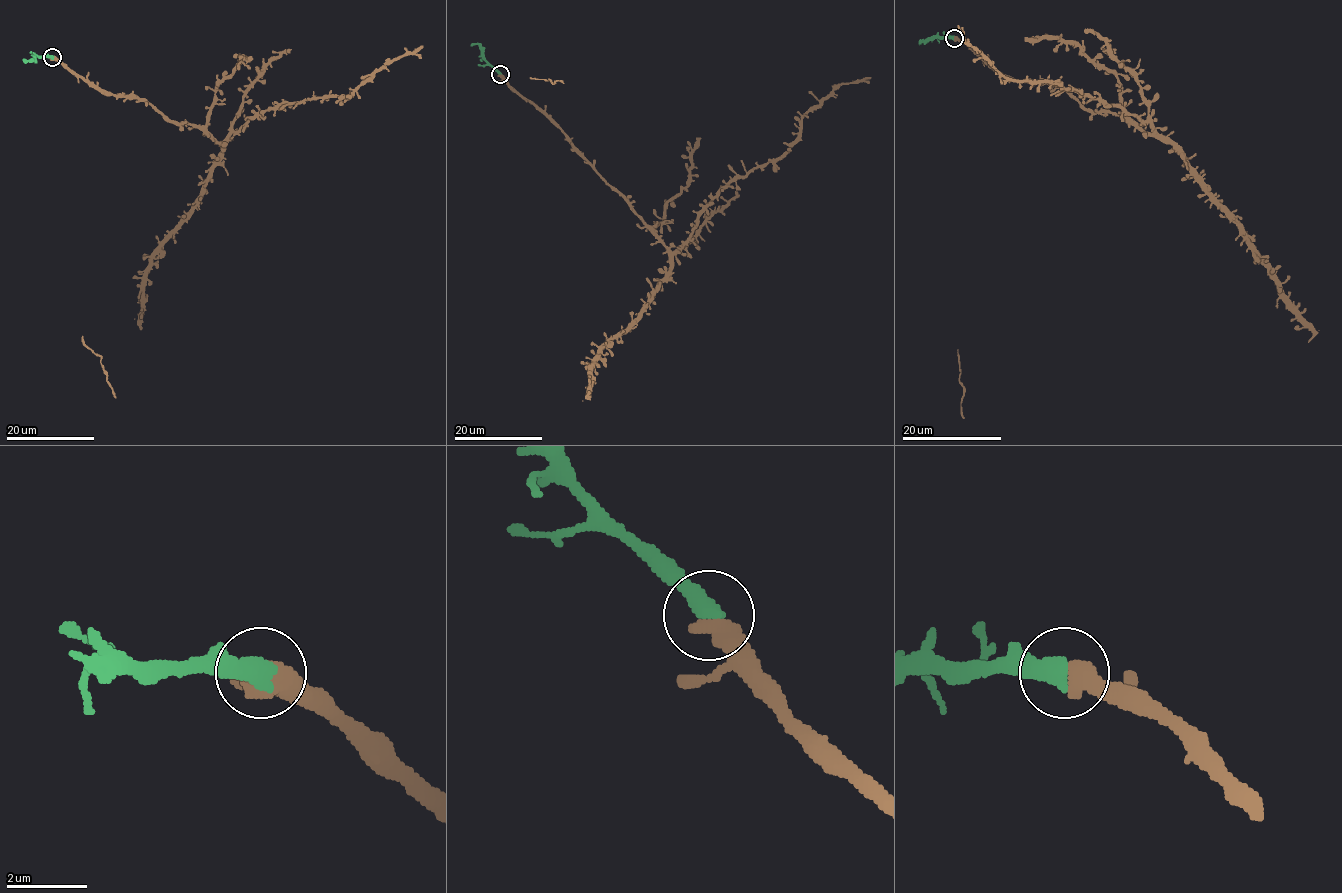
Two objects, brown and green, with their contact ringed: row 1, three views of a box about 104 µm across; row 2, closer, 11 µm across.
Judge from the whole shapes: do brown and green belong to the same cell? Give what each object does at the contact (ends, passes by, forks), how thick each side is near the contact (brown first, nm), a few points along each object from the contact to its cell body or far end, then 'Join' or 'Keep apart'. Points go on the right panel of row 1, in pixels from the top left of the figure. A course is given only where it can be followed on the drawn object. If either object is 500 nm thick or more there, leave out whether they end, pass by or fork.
Thickness 700 nm (brown) against 500 nm. Course of brown: (955, 38), (1008, 76), (1047, 80), (1086, 108), (1153, 132), (1076, 90), (1007, 80), (957, 26). Course of green: (953, 38), (920, 42), (921, 39). Join

